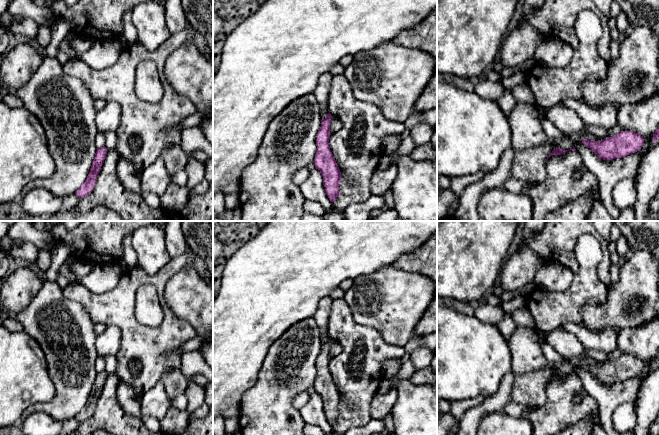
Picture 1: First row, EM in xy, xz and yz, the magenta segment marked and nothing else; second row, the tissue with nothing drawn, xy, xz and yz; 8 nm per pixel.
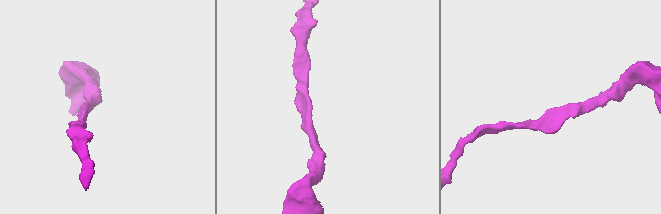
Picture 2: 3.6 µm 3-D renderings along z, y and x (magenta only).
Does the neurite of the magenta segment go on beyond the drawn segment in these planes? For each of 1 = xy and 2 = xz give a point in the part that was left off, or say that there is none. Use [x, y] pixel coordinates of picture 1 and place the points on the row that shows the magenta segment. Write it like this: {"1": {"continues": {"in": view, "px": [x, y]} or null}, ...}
{"1": {"continues": null}, "2": {"continues": null}}

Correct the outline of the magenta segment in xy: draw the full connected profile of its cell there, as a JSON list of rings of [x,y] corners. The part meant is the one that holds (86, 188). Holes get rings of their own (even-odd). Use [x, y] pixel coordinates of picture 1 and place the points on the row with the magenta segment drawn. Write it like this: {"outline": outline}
{"outline": [[[106,147],[97,148],[93,163],[91,165],[89,174],[85,182],[80,186],[80,188],[75,192],[75,194],[81,199],[89,195],[96,183],[98,174],[101,170],[101,167],[104,163],[105,157],[107,155]]]}

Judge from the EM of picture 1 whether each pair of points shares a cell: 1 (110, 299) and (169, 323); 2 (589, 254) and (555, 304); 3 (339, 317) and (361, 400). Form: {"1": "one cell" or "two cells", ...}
{"1": "one cell", "2": "one cell", "3": "one cell"}

